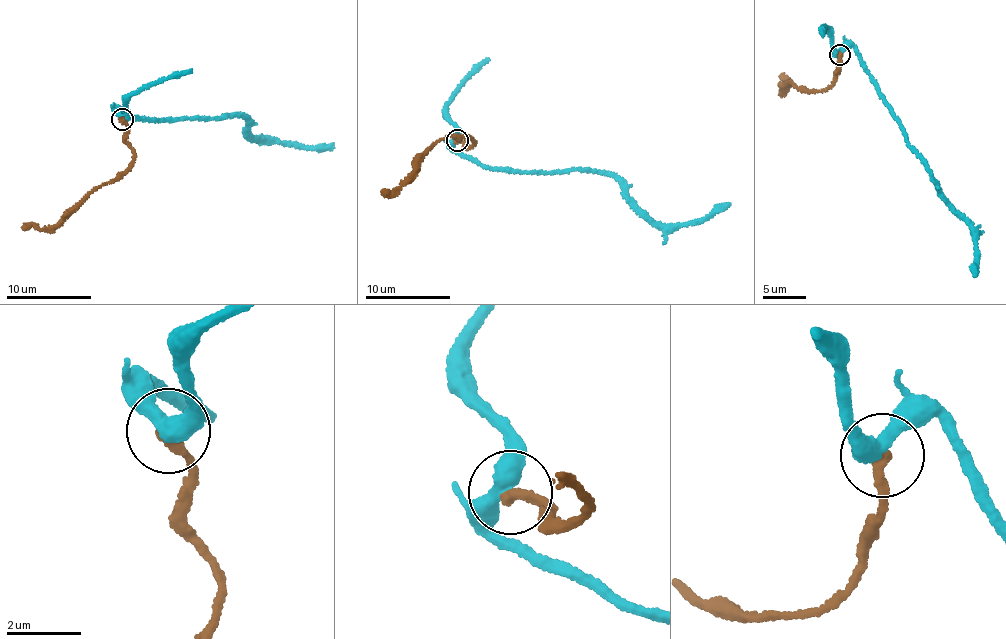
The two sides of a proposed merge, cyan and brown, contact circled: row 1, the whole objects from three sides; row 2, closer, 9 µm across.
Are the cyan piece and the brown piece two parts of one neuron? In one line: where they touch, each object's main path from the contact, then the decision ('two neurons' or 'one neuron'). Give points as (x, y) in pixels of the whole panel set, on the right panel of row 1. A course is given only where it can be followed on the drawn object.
(840, 55) | cyan via (838, 55), (851, 46), (933, 177), (938, 196), (970, 225), (975, 238), (976, 272) | brown via (840, 55), (840, 73), (830, 85), (811, 92), (789, 81), (782, 91), (787, 81), (779, 76) | two neurons

